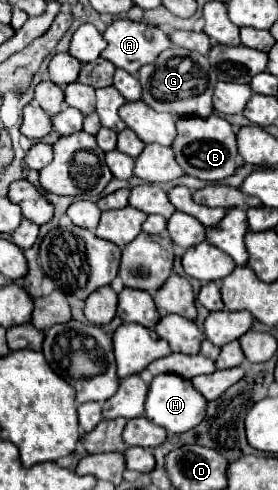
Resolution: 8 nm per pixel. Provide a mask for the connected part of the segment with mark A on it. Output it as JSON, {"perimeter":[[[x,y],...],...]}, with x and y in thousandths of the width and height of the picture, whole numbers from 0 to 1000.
{"perimeter":[[[478,41],[399,45],[371,65],[371,78],[385,82],[385,98],[363,106],[363,118],[457,143],[464,151],[493,151],[514,131],[543,131],[615,94],[586,61]]]}

